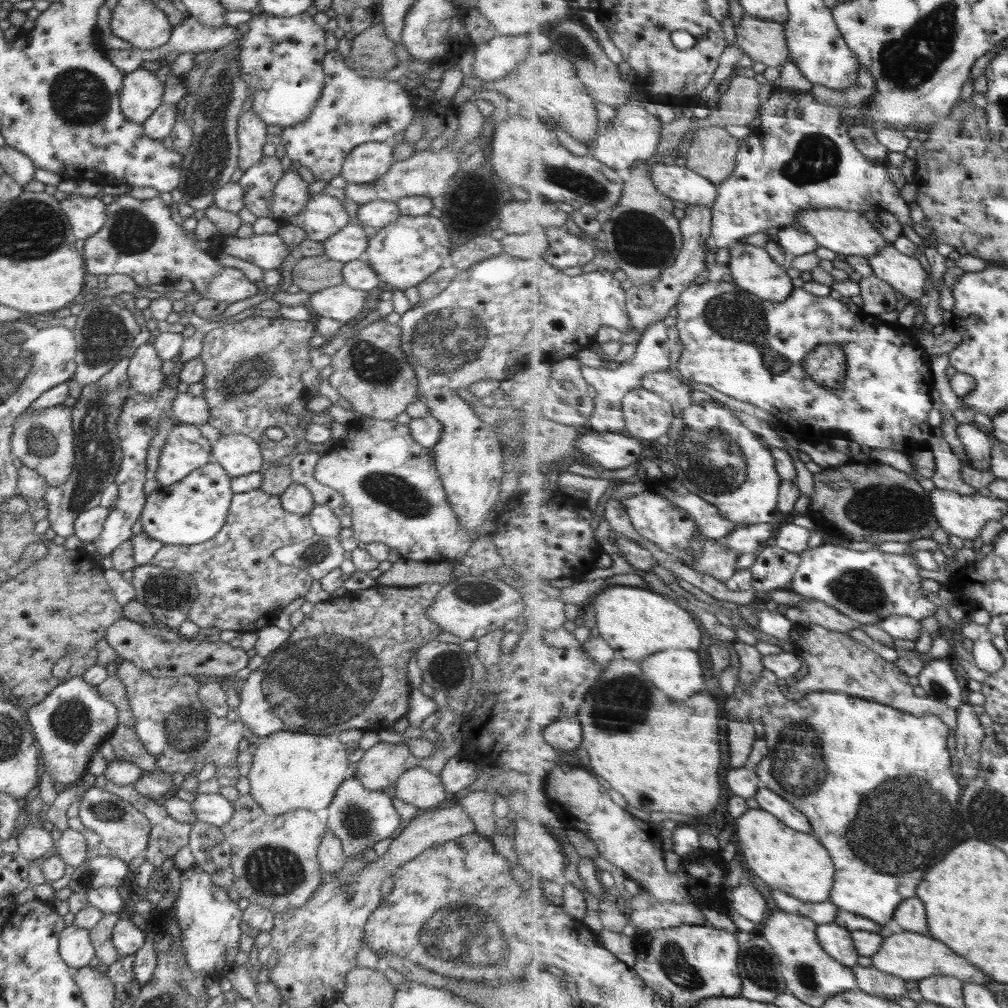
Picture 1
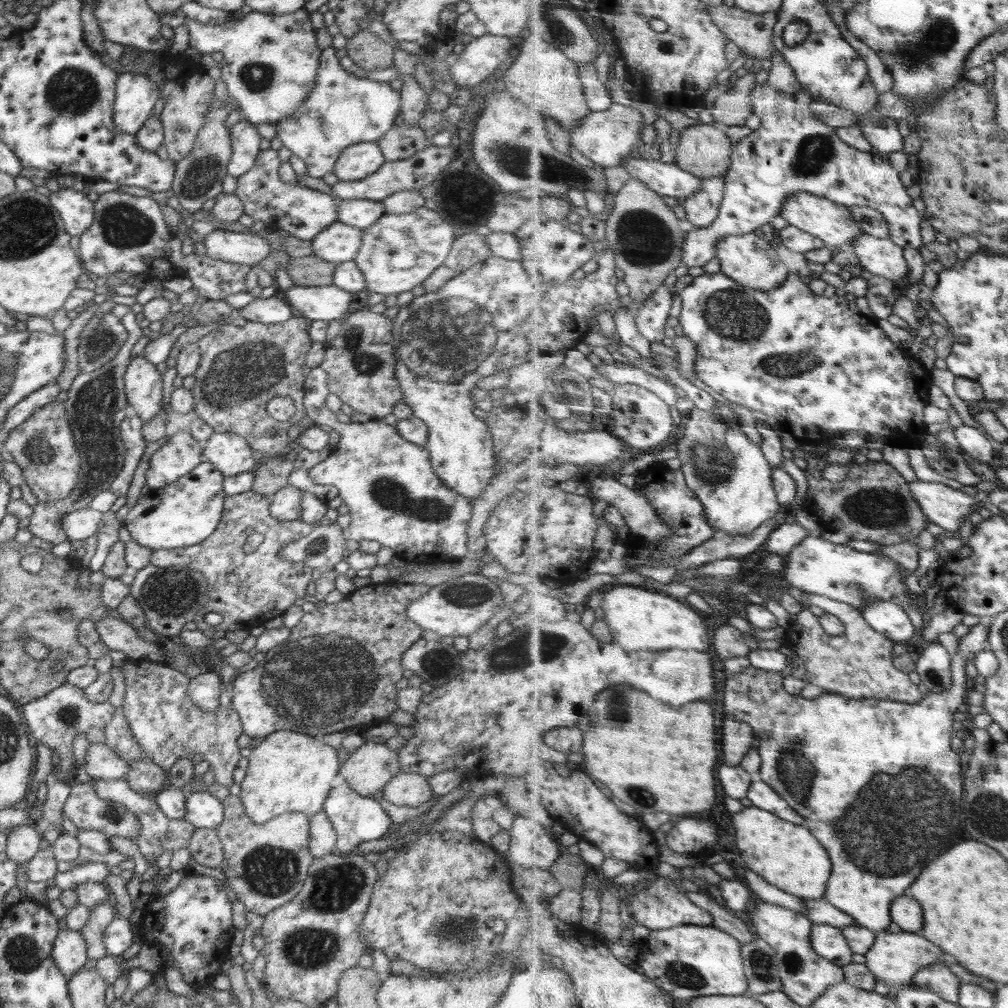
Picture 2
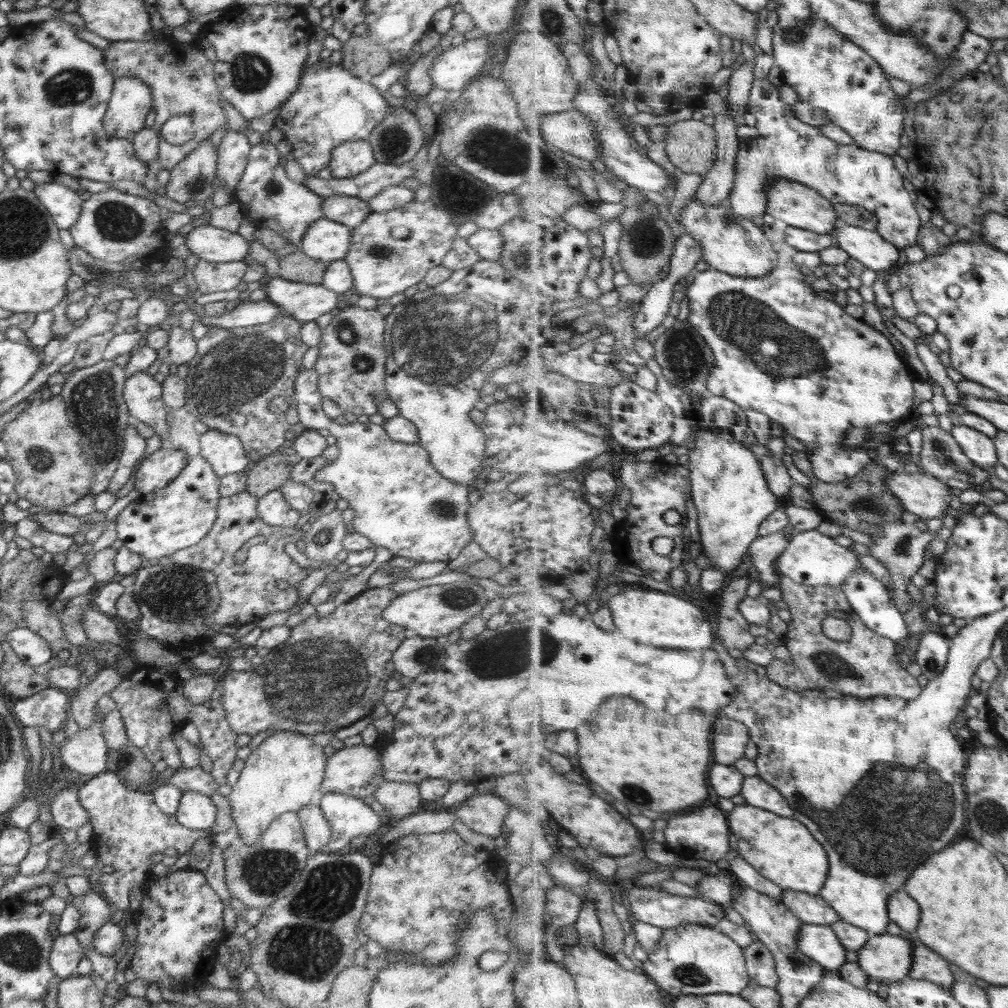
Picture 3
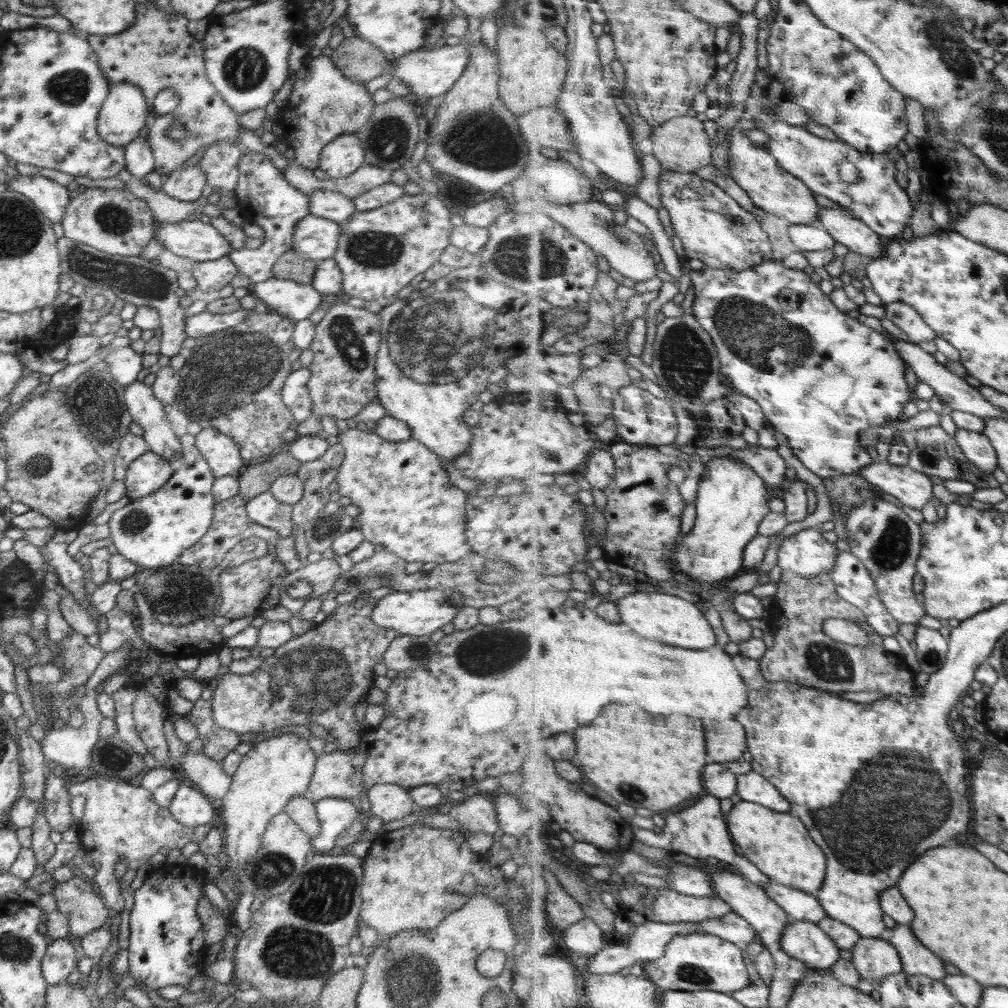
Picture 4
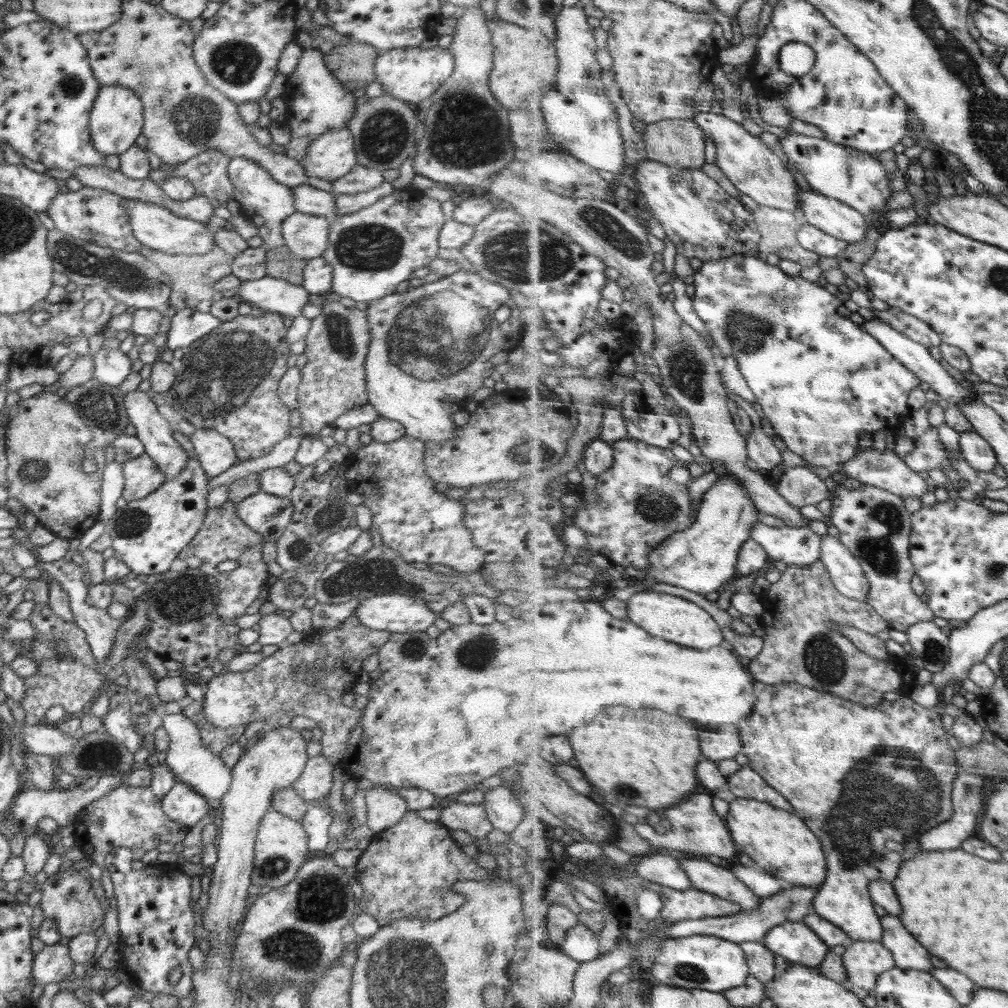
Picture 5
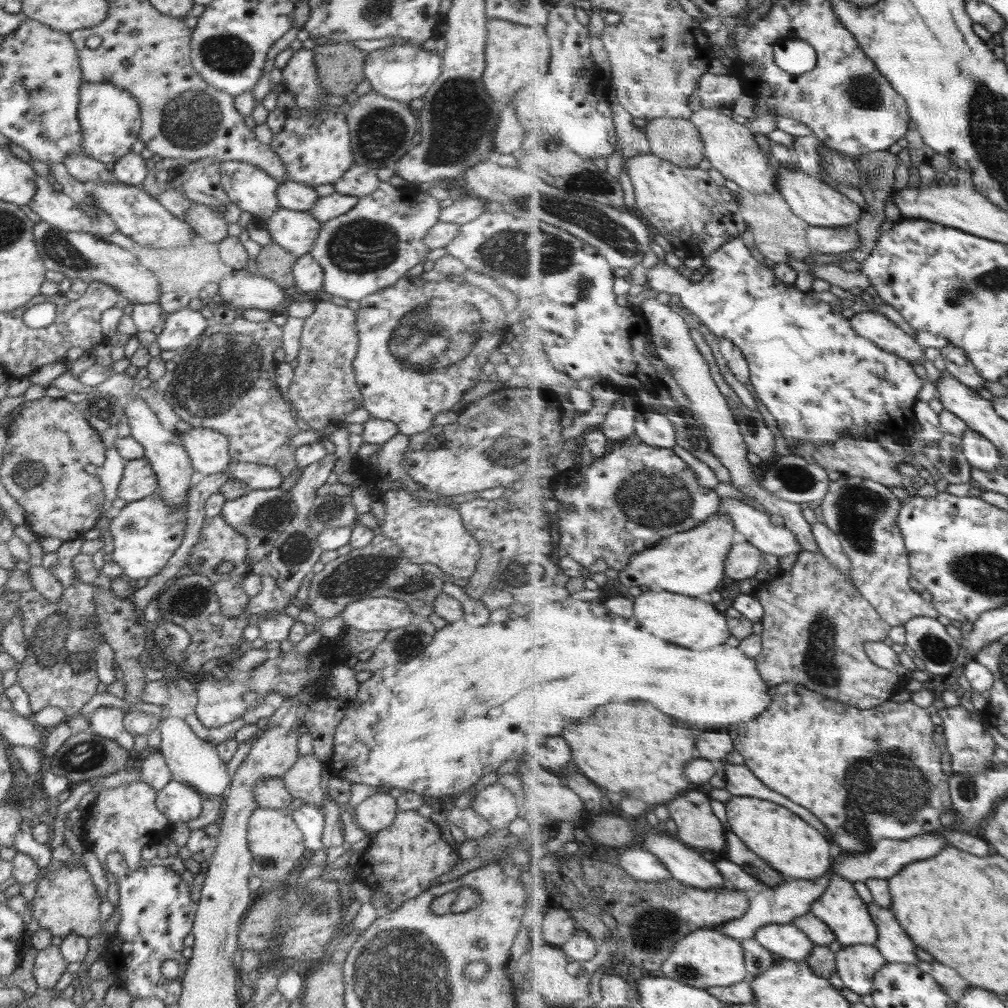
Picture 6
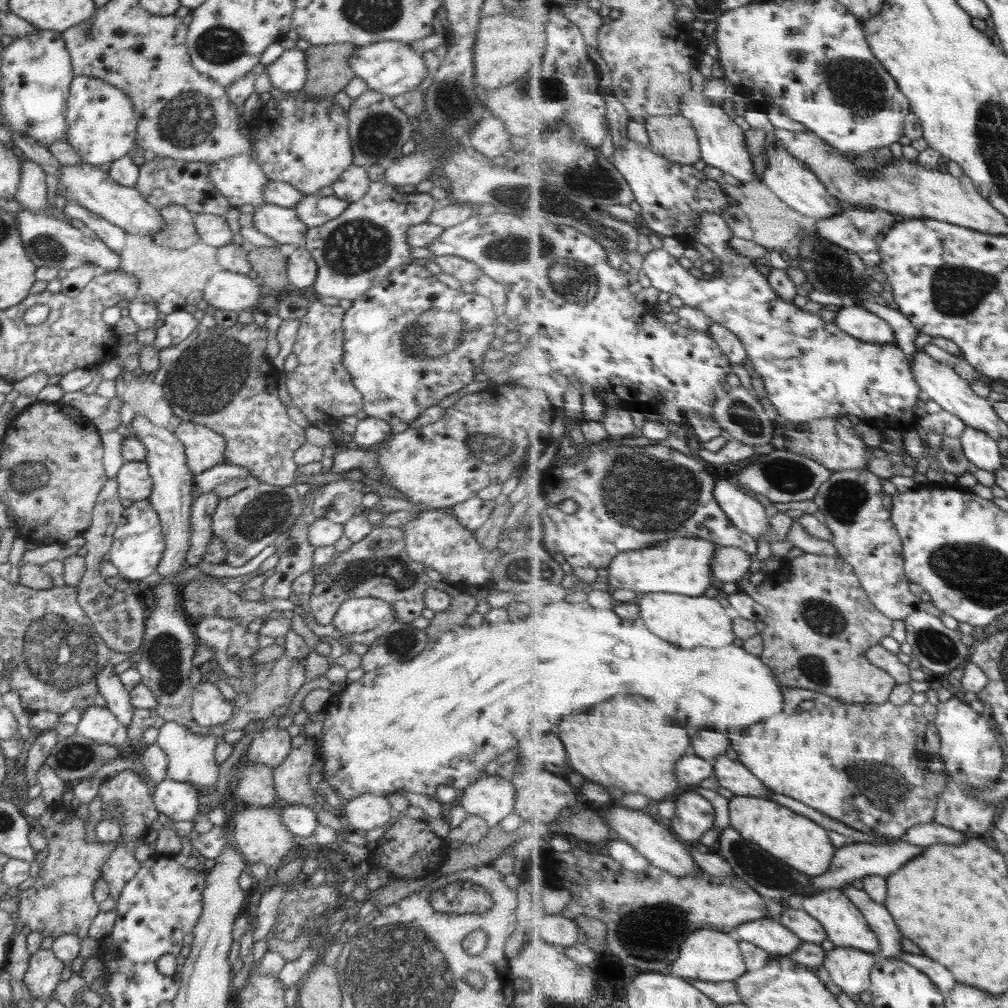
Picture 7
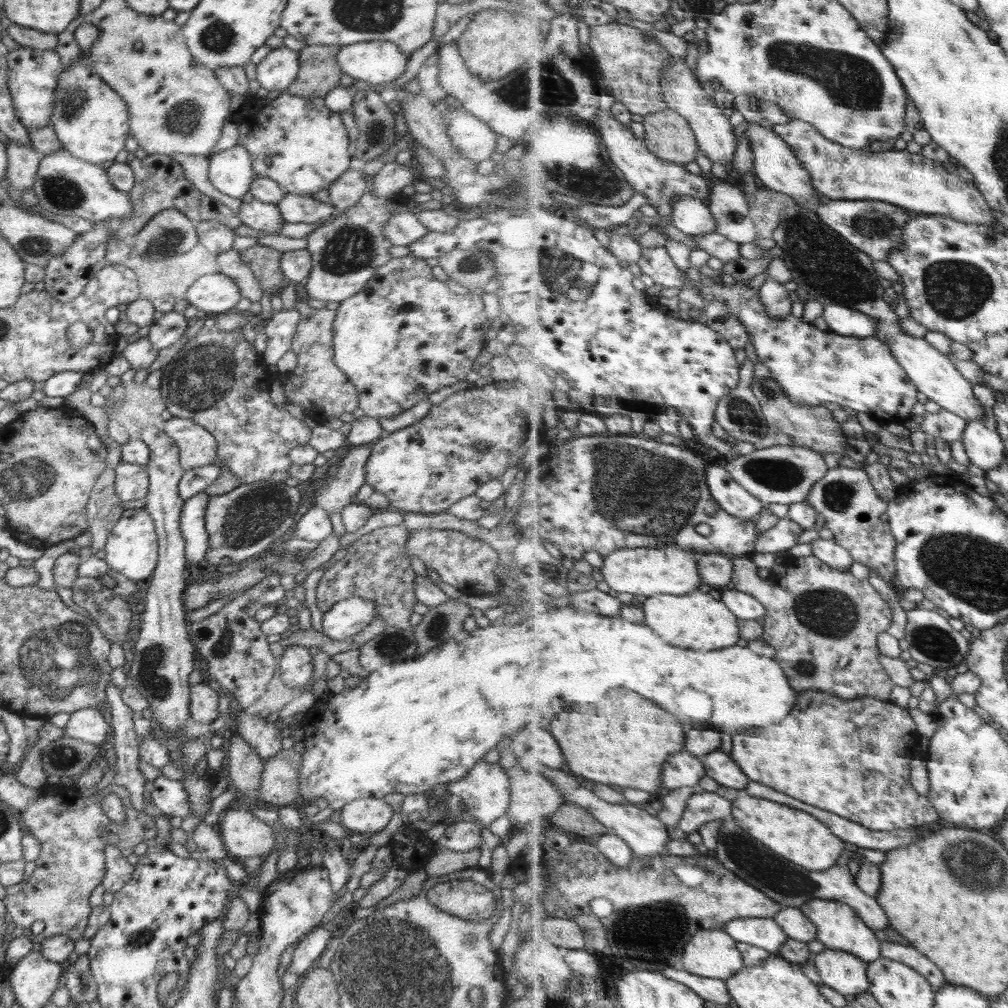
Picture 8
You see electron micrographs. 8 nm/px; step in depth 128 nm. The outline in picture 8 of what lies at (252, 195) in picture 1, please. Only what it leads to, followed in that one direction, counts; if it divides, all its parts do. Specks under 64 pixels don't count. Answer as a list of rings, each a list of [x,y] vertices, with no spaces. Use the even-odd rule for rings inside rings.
[[[241,145],[214,153],[209,157],[210,183],[216,190],[231,198],[242,201],[243,196],[250,192],[252,180],[258,177],[254,171],[250,153]]]

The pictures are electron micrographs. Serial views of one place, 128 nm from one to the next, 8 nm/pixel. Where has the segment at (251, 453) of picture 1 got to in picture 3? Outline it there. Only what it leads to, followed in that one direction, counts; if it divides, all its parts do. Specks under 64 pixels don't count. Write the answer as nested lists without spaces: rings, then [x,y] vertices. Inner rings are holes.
[[[209,429],[200,435],[202,455],[219,476],[244,472],[250,464],[240,439],[231,434]]]

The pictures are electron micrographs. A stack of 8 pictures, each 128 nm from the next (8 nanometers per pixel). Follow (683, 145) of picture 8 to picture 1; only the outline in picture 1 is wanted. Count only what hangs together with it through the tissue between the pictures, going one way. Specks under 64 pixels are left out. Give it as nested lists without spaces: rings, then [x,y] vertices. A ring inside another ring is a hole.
[[[705,127],[695,133],[686,167],[722,184],[736,172],[742,145],[743,140],[732,135],[727,127]]]

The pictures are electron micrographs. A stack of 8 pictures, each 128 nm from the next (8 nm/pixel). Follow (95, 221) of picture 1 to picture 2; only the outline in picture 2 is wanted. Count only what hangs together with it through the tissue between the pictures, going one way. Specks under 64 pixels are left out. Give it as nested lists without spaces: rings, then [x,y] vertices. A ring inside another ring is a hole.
[[[64,188],[52,192],[50,205],[60,214],[63,225],[71,236],[80,236],[94,222],[94,202],[81,191]]]

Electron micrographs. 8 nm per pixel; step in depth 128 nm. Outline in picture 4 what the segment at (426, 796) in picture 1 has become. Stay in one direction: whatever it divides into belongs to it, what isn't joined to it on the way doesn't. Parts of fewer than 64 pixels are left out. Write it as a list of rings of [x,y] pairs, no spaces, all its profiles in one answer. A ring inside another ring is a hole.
[[[374,784],[367,792],[371,804],[371,819],[379,822],[400,820],[416,812],[417,806],[409,789],[392,784]]]

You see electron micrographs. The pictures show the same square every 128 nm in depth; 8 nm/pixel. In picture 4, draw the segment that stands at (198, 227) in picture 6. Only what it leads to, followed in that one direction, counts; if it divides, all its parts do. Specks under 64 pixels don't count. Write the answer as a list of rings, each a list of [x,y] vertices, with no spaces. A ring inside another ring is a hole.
[[[132,177],[126,182],[127,192],[132,193],[134,197],[142,199],[148,203],[154,219],[164,223],[178,223],[184,221],[188,216],[193,216],[197,210],[205,207],[208,203],[207,193],[194,202],[182,202],[168,196],[161,189],[154,189],[148,183]]]

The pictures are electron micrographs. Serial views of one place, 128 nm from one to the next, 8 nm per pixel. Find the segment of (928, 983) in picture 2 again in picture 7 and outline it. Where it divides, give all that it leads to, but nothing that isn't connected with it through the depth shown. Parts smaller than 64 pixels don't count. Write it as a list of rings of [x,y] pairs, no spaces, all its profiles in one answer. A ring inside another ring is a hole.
[[[849,884],[842,889],[859,906],[859,909],[863,911],[872,928],[876,931],[876,934],[879,934],[879,939],[883,944],[883,949],[879,956],[899,958],[906,951],[903,945],[904,934],[900,932],[894,916],[890,914],[891,910],[885,903],[876,902],[872,899],[871,895],[864,888],[856,888],[856,886]]]

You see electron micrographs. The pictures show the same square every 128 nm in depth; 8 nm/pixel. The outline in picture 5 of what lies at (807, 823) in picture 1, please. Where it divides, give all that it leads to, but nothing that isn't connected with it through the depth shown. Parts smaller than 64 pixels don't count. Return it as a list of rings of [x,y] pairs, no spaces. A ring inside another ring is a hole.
[[[750,766],[742,767],[729,777],[731,792],[738,797],[772,803],[774,806],[796,813],[796,807],[779,790],[772,788],[762,774]]]

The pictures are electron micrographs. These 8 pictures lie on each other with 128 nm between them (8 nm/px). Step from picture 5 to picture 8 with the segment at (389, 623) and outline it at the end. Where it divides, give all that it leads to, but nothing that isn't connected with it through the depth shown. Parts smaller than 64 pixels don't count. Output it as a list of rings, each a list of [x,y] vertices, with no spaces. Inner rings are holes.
[[[352,595],[336,601],[332,610],[322,618],[323,634],[336,641],[351,641],[358,634],[377,620],[378,613],[374,602]]]

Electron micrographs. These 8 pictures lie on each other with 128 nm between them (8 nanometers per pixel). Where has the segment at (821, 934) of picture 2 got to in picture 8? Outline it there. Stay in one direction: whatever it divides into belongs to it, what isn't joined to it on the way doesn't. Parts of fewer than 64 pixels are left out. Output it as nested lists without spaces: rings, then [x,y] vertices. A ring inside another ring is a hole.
[[[775,918],[736,919],[725,930],[737,941],[761,946],[775,955],[779,955],[782,946],[790,938],[788,931]]]

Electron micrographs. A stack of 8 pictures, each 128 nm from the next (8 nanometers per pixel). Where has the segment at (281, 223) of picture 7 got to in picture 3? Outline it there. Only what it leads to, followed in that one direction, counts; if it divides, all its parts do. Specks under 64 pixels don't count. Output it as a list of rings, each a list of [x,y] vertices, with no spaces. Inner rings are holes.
[[[318,218],[303,234],[298,247],[310,258],[332,262],[343,260],[352,244],[351,228]]]

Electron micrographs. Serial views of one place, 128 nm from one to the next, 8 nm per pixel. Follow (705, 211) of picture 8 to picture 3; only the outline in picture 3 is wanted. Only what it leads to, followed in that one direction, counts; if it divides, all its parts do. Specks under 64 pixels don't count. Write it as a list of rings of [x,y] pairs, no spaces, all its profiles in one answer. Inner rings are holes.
[[[780,264],[776,270],[772,270],[772,274],[766,274],[762,278],[740,278],[732,274],[710,268],[704,272],[696,273],[696,278],[690,284],[688,297],[690,298],[690,317],[692,324],[699,328],[704,340],[710,343],[715,352],[715,369],[709,380],[710,395],[724,396],[737,403],[744,410],[756,409],[765,412],[773,418],[773,420],[781,425],[785,432],[796,437],[807,445],[815,475],[820,479],[830,483],[844,483],[849,478],[855,477],[863,472],[869,464],[875,459],[870,459],[868,450],[846,450],[844,448],[844,440],[847,439],[848,433],[854,428],[873,428],[876,424],[888,424],[890,422],[898,422],[904,424],[908,421],[910,414],[916,414],[914,408],[914,398],[916,398],[916,384],[919,375],[915,375],[907,361],[902,360],[902,356],[896,350],[896,346],[890,342],[890,338],[885,336],[877,328],[870,328],[865,320],[850,316],[844,307],[829,300],[816,292],[808,282],[806,282],[806,274],[798,269],[798,266]]]

